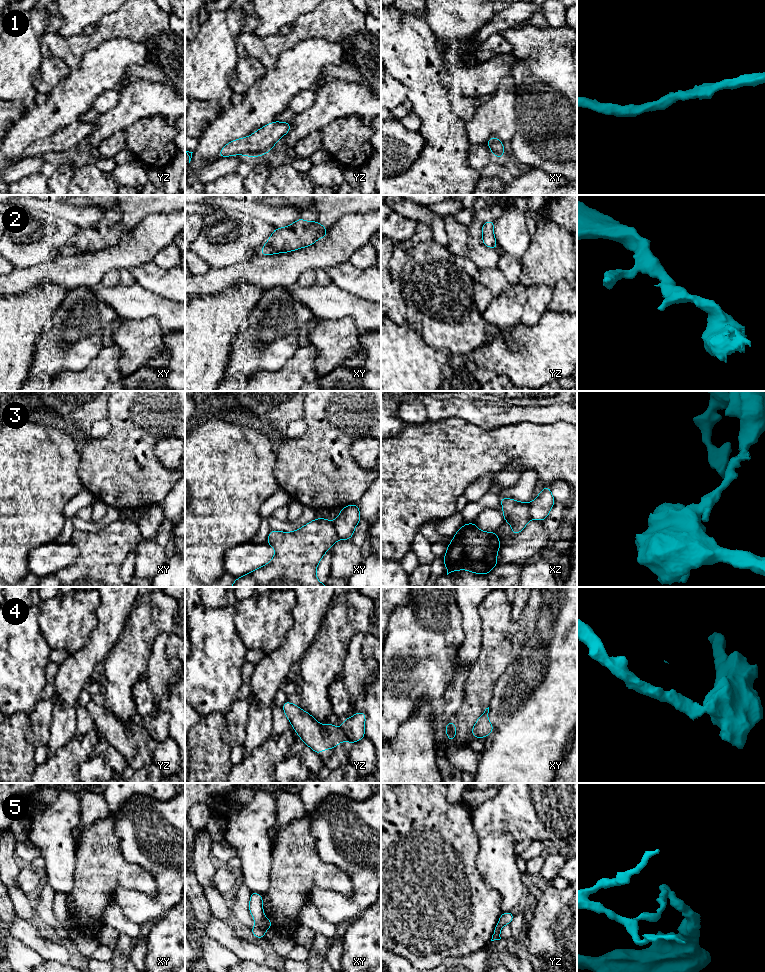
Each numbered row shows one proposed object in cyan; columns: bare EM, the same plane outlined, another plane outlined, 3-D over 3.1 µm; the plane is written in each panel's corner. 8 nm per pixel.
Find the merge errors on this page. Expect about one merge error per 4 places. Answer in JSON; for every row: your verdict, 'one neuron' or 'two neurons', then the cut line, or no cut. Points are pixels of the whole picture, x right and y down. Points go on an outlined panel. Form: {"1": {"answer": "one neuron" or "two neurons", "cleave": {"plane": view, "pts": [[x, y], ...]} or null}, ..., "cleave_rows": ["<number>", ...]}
{"1": {"answer": "one neuron", "cleave": null}, "2": {"answer": "one neuron", "cleave": null}, "3": {"answer": "two neurons", "cleave": {"plane": "xy", "pts": [[331, 522], [339, 538]]}}, "4": {"answer": "two neurons", "cleave": {"plane": "yz", "pts": [[340, 728], [345, 739]]}}, "5": {"answer": "two neurons", "cleave": {"plane": "xy", "pts": [[263, 916], [263, 922], [268, 927]]}}, "cleave_rows": ["3", "4", "5"]}

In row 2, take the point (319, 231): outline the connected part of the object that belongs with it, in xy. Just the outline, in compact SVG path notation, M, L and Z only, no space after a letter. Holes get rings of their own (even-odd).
M299 218L294 223L283 228L274 229L260 255L268 256L278 253L288 253L312 246L318 239L327 236L328 228L323 227L318 220L308 222Z

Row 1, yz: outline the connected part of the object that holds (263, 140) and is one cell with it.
M273 121L263 126L248 137L233 140L227 143L218 153L218 158L234 155L263 156L274 148L276 142L288 134L291 122Z

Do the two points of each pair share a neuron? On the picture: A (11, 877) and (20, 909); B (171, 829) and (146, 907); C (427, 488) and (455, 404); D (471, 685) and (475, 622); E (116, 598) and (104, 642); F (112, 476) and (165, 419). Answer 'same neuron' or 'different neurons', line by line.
A: same neuron
B: same neuron
C: different neurons
D: different neurons
E: same neuron
F: same neuron

